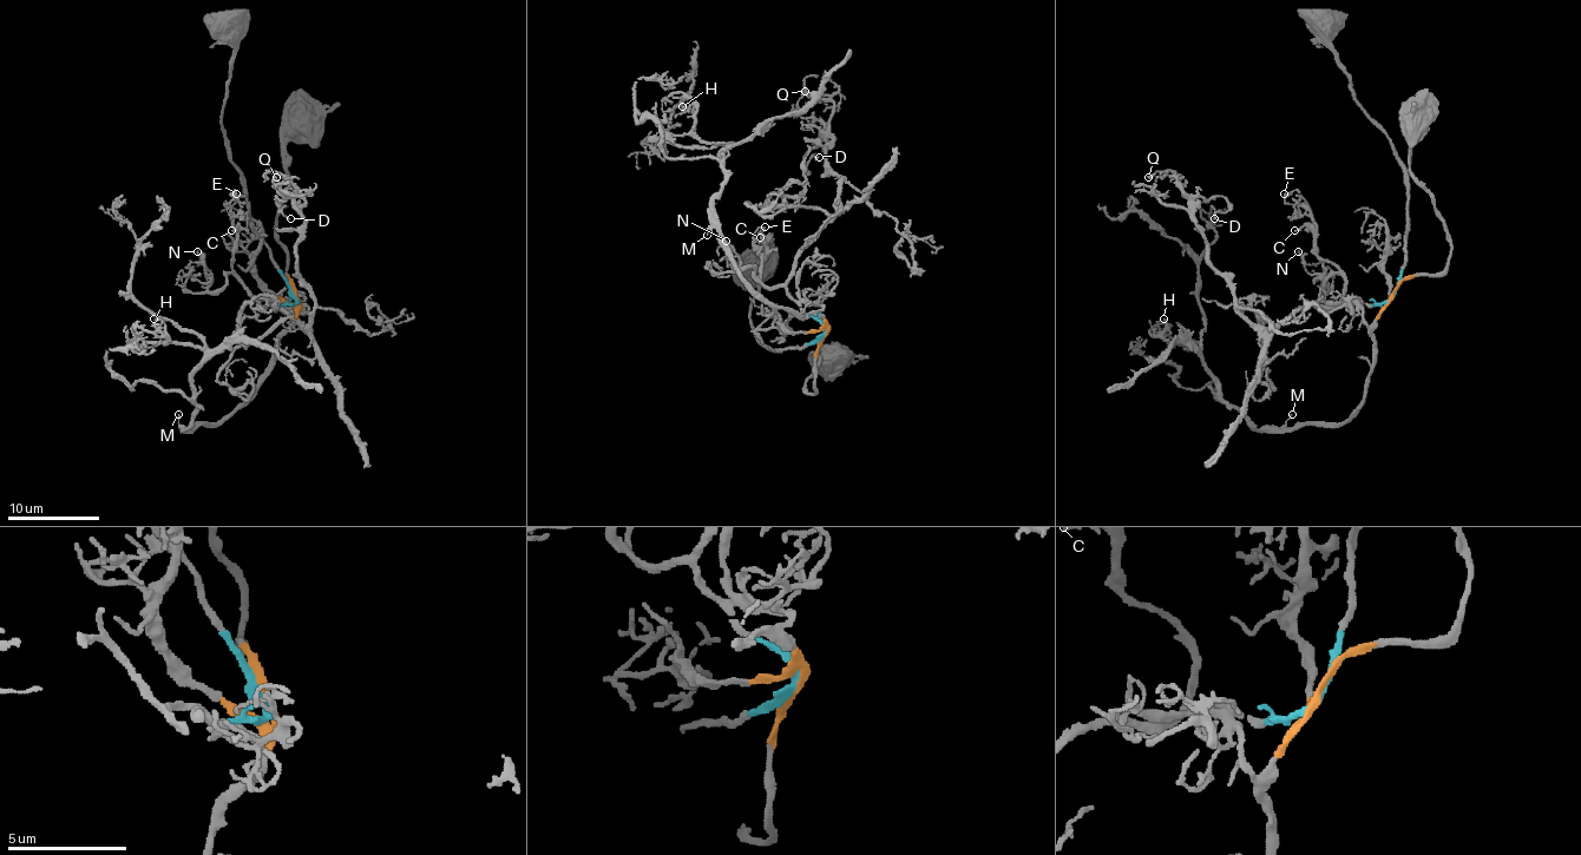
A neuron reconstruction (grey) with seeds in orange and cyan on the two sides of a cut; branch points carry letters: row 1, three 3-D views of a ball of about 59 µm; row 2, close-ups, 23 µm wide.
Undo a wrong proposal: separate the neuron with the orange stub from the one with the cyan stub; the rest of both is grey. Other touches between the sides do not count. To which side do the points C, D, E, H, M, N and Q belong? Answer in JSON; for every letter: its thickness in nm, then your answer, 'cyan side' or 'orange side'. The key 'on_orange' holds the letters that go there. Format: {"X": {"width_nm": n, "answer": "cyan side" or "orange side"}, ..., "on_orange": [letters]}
{"C": {"width_nm": 150, "answer": "cyan side"}, "D": {"width_nm": 150, "answer": "cyan side"}, "E": {"width_nm": 190, "answer": "cyan side"}, "H": {"width_nm": 140, "answer": "orange side"}, "M": {"width_nm": 120, "answer": "orange side"}, "N": {"width_nm": 110, "answer": "cyan side"}, "Q": {"width_nm": 120, "answer": "cyan side"}, "on_orange": ["H", "M"]}

